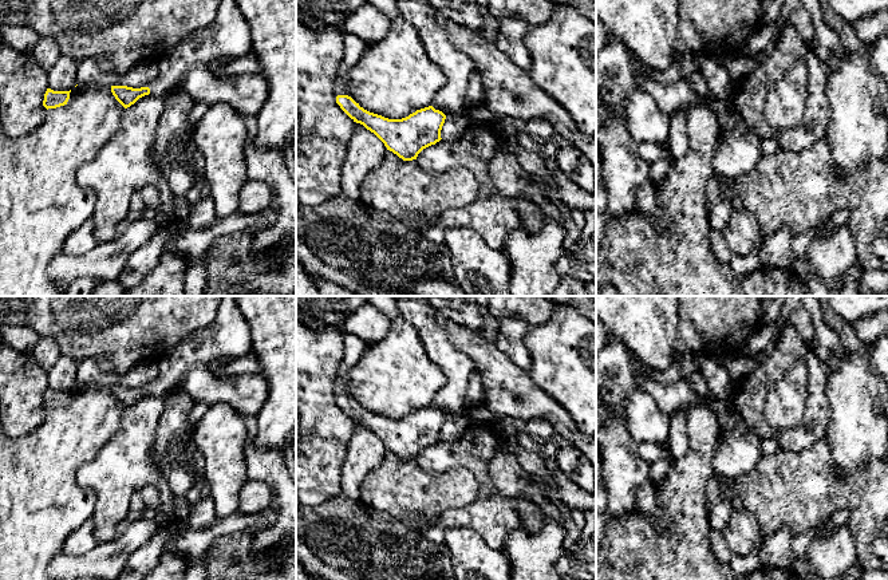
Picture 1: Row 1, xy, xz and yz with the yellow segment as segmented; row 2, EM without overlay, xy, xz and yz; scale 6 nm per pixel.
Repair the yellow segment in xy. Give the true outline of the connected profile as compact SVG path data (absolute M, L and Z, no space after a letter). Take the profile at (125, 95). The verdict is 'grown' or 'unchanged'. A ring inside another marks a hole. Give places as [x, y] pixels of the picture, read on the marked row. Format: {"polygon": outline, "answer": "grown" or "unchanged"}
{"polygon": "M221 0L213 24L179 42L159 60L158 76L154 82L141 88L111 86L111 92L125 108L149 94L165 98L189 68L217 59L236 59L250 52L252 38L246 19L236 0Z", "answer": "grown"}

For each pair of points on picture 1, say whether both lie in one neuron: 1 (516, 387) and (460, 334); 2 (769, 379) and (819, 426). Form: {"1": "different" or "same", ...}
{"1": "same", "2": "same"}

